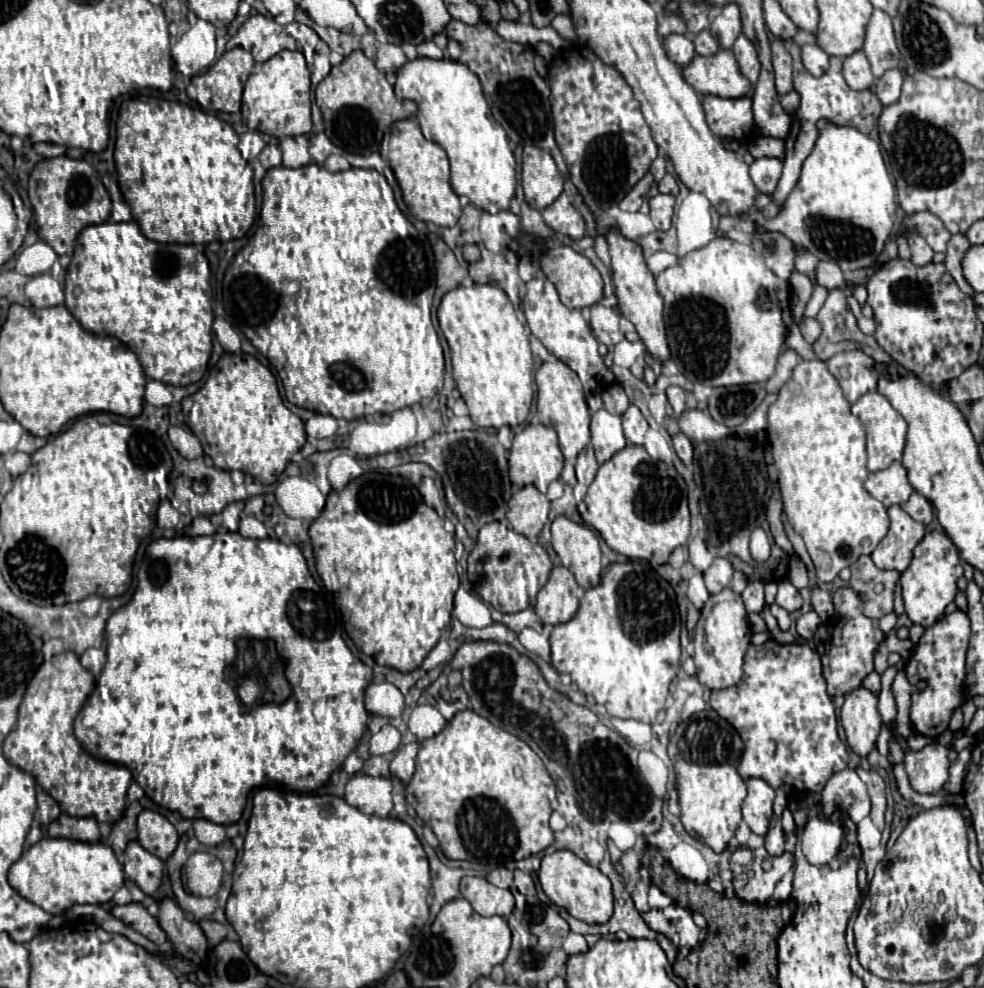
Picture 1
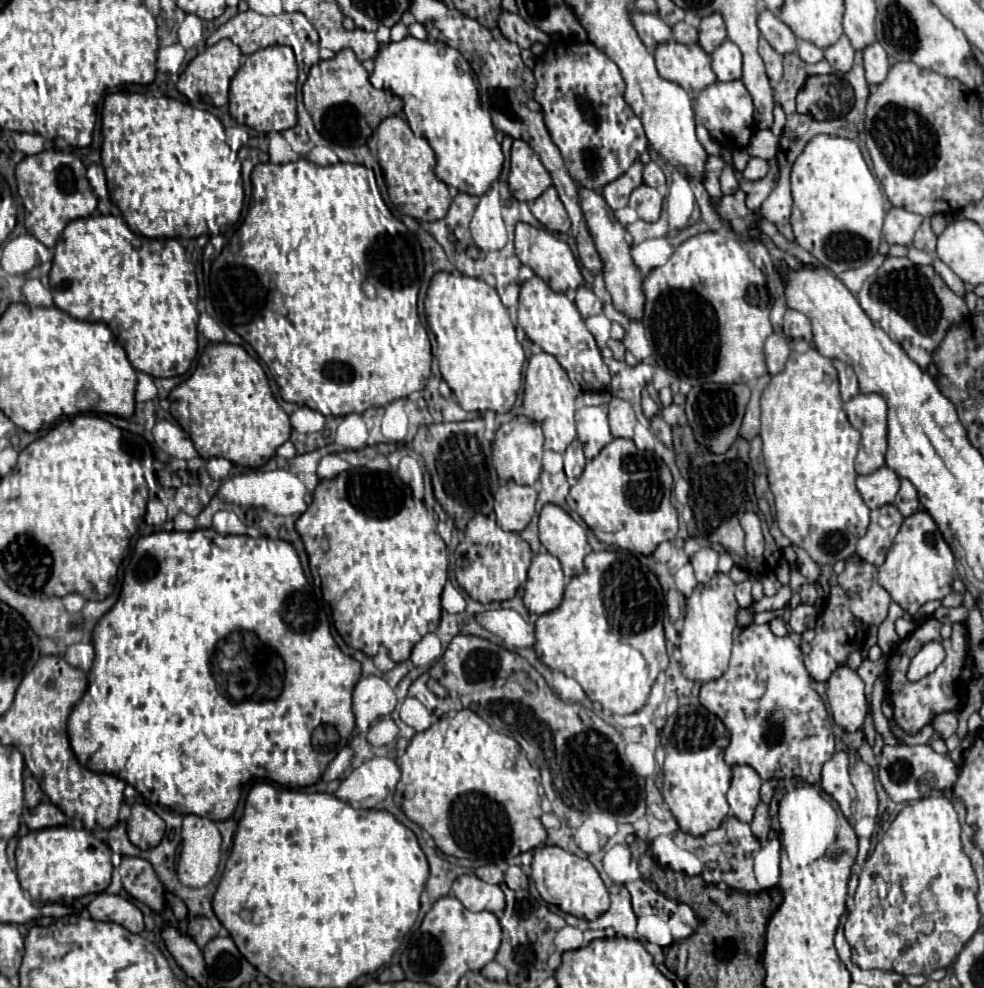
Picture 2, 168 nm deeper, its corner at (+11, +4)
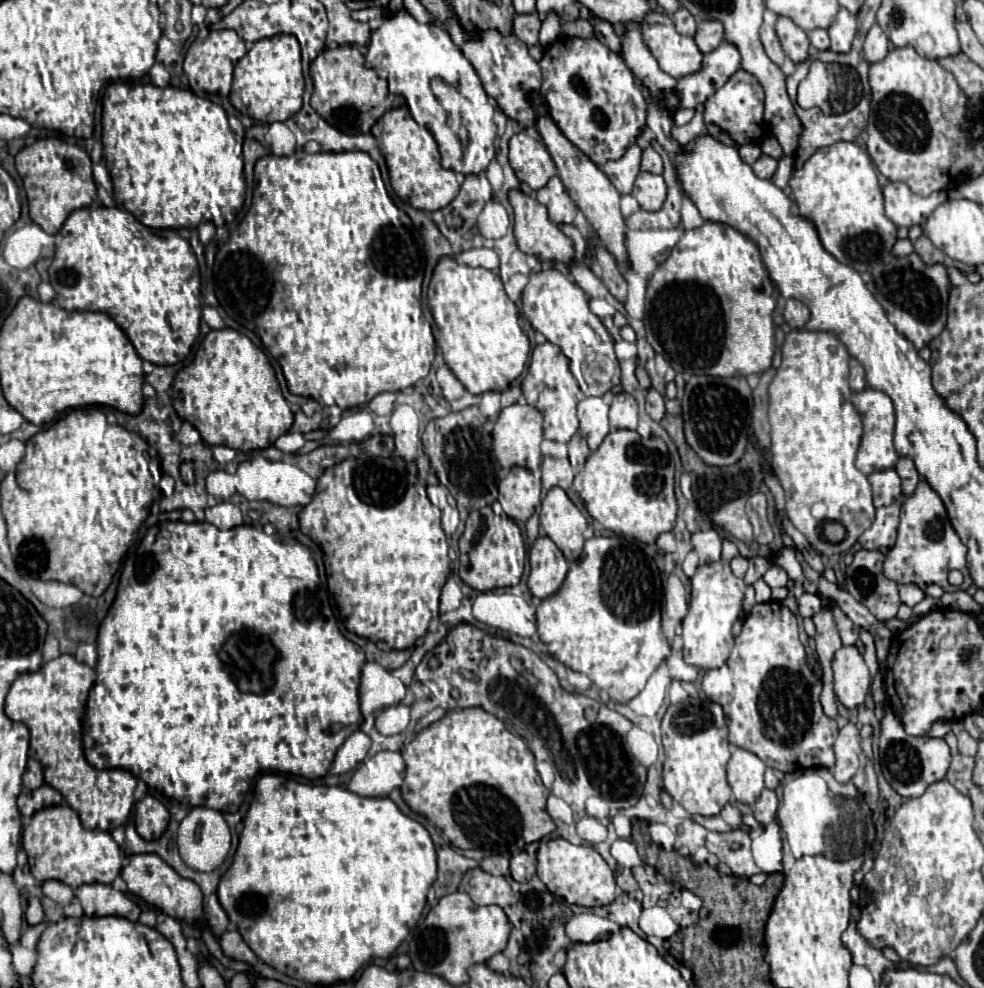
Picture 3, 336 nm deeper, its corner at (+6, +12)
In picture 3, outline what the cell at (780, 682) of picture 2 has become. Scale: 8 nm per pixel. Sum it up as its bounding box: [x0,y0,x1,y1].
[702,602,838,772]

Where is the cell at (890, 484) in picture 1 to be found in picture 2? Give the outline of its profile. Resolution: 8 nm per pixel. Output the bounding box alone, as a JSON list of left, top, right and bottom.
[857,466,899,510]

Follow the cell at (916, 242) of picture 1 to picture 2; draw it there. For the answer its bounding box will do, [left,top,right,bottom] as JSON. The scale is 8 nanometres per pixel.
[883,206,927,246]

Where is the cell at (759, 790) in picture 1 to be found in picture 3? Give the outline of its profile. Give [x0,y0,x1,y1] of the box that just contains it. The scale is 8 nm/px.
[728,748,766,806]

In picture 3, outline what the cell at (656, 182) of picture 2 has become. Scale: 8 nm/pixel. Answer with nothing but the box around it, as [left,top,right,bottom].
[642,148,664,174]

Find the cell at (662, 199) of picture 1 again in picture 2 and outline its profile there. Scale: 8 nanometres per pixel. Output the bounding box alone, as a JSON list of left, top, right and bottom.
[629,184,663,222]

